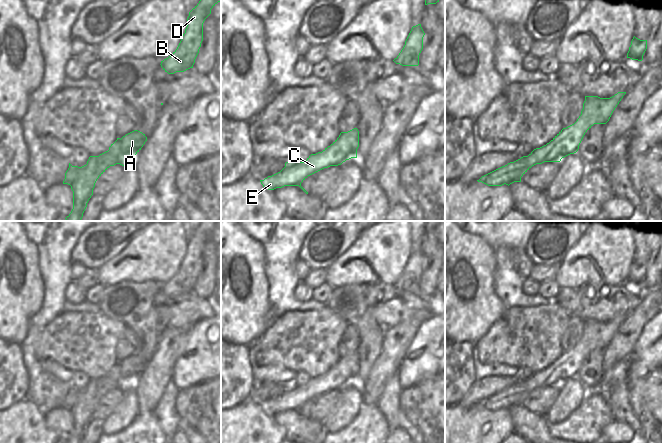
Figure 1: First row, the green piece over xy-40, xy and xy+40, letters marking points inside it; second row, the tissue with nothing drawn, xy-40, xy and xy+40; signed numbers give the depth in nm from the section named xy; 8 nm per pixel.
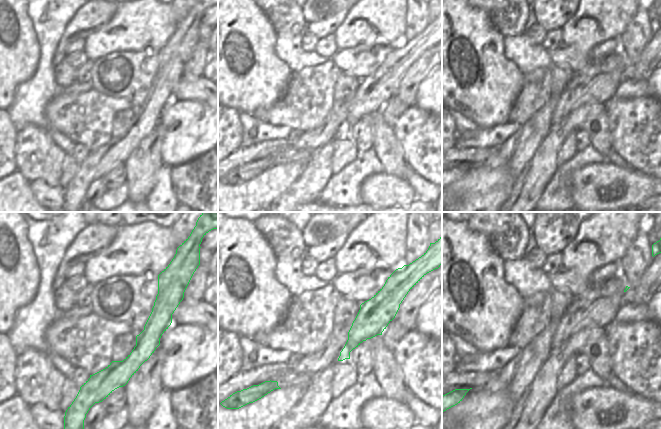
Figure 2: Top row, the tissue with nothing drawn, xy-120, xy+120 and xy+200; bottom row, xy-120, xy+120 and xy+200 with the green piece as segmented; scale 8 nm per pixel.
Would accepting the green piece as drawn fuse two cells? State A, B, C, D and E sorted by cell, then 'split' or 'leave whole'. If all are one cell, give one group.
A B D / C E; split

